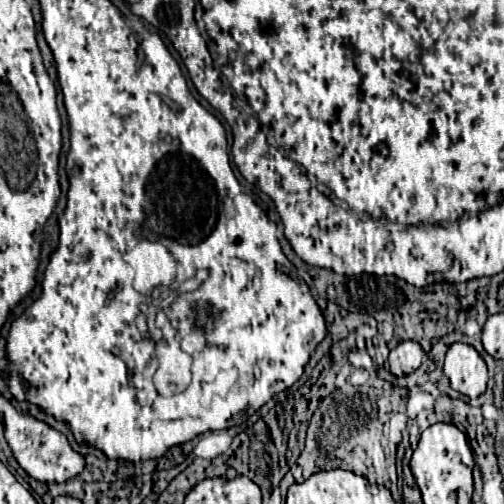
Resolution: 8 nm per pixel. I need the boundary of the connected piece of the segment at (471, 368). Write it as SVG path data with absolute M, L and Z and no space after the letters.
M455 342L445 356L445 376L451 380L453 390L477 398L487 386L487 364L471 344Z

